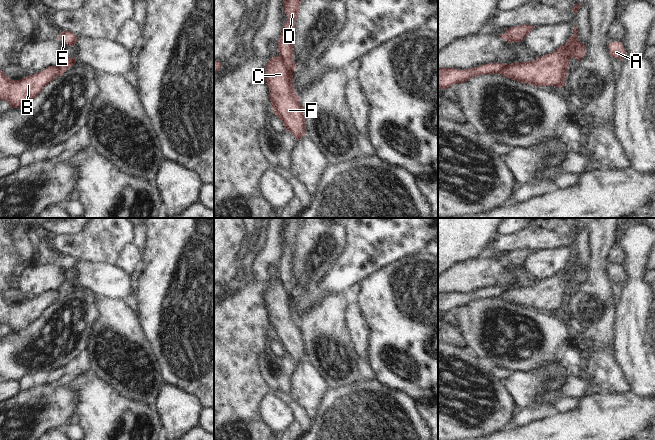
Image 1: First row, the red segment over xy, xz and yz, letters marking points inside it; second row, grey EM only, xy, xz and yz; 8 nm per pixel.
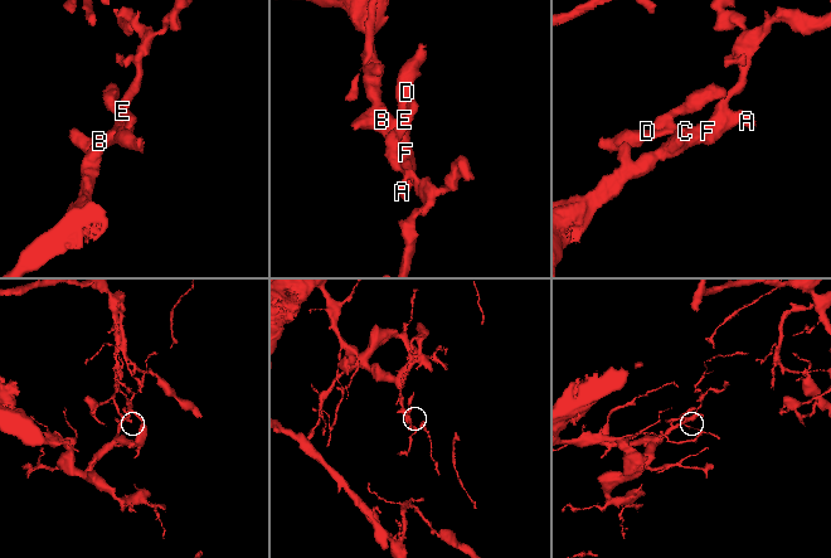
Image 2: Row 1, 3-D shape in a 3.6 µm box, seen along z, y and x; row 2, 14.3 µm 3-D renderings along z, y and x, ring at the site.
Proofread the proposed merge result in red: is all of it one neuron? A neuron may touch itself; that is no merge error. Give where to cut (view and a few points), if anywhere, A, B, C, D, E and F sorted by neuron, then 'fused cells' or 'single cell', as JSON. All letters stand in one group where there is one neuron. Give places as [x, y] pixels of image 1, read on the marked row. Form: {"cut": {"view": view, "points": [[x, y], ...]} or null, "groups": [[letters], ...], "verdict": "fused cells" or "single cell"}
{"cut": {"view": "xz", "points": [[279, 55], [291, 60]]}, "groups": [["A", "B", "C", "F"], ["D", "E"]], "verdict": "fused cells"}

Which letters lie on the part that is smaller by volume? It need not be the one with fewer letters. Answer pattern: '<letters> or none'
D, E

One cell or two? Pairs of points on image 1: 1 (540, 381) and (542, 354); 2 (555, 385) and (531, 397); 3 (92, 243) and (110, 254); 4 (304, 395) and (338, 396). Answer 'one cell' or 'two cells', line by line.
1: two cells
2: one cell
3: one cell
4: two cells

